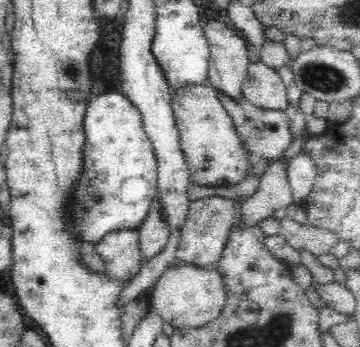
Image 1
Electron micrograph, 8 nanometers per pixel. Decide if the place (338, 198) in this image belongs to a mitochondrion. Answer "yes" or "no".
no

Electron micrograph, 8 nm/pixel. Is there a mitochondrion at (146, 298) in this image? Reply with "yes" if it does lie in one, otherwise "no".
no

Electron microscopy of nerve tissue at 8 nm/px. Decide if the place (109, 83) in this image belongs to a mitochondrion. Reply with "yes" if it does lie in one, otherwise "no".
no

